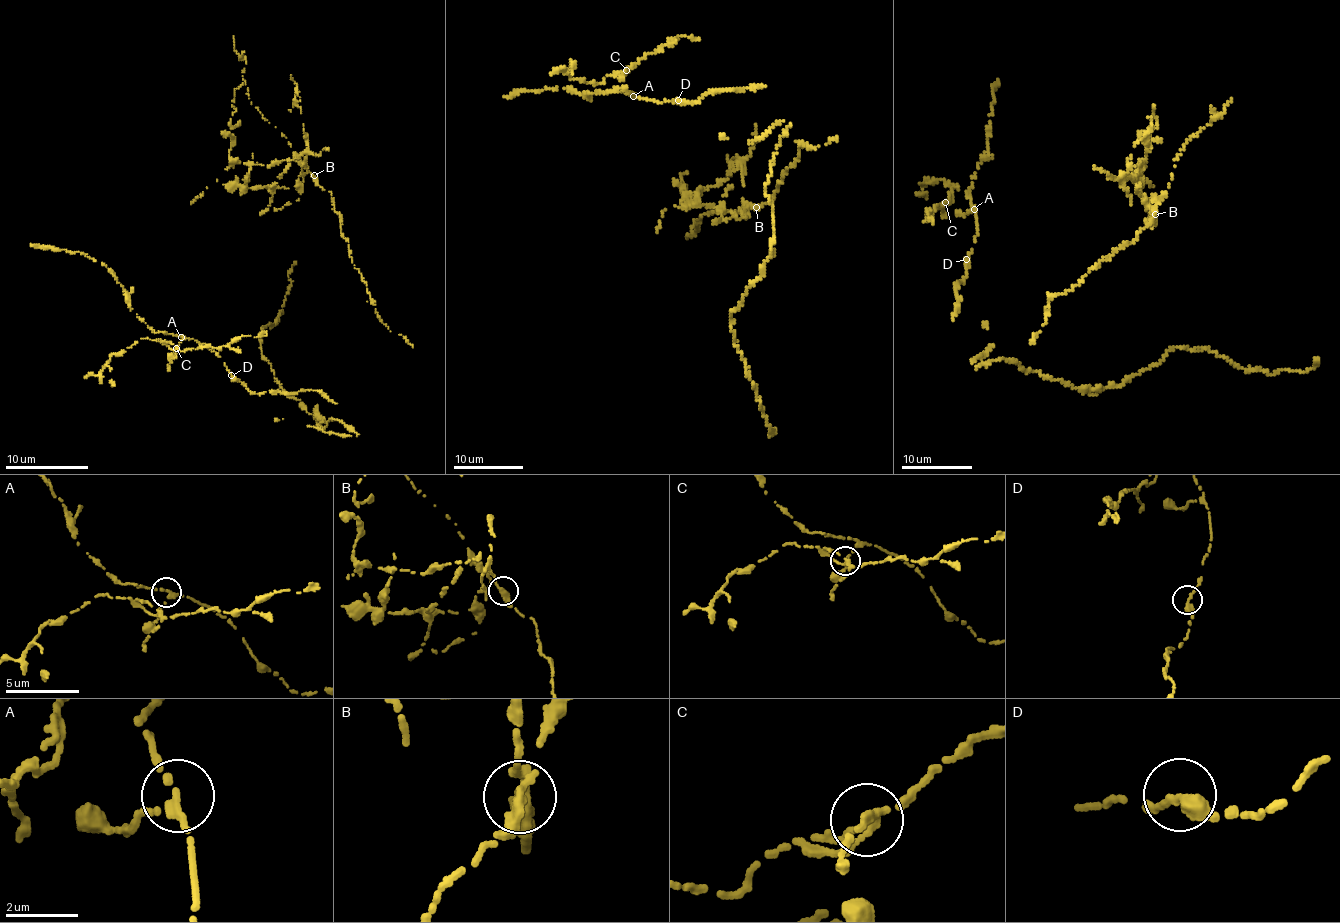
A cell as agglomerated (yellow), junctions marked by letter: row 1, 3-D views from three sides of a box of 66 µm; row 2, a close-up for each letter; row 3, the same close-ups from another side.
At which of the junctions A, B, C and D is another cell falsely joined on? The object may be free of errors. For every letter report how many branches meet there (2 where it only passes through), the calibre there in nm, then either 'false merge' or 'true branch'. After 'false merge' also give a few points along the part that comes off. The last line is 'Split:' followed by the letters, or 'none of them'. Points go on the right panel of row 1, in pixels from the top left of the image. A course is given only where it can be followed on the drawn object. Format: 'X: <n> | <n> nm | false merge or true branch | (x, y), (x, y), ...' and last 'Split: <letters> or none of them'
A: 3 | 200 nm | true branch
B: 3 | 240 nm | false merge | (1154, 215), (1138, 188), (1138, 172), (1136, 180), (1122, 175), (1129, 168), (1135, 143), (1147, 133), (1150, 146)
C: 3 | 200 nm | true branch
D: 2 | 300 nm | true branch
Split: B

